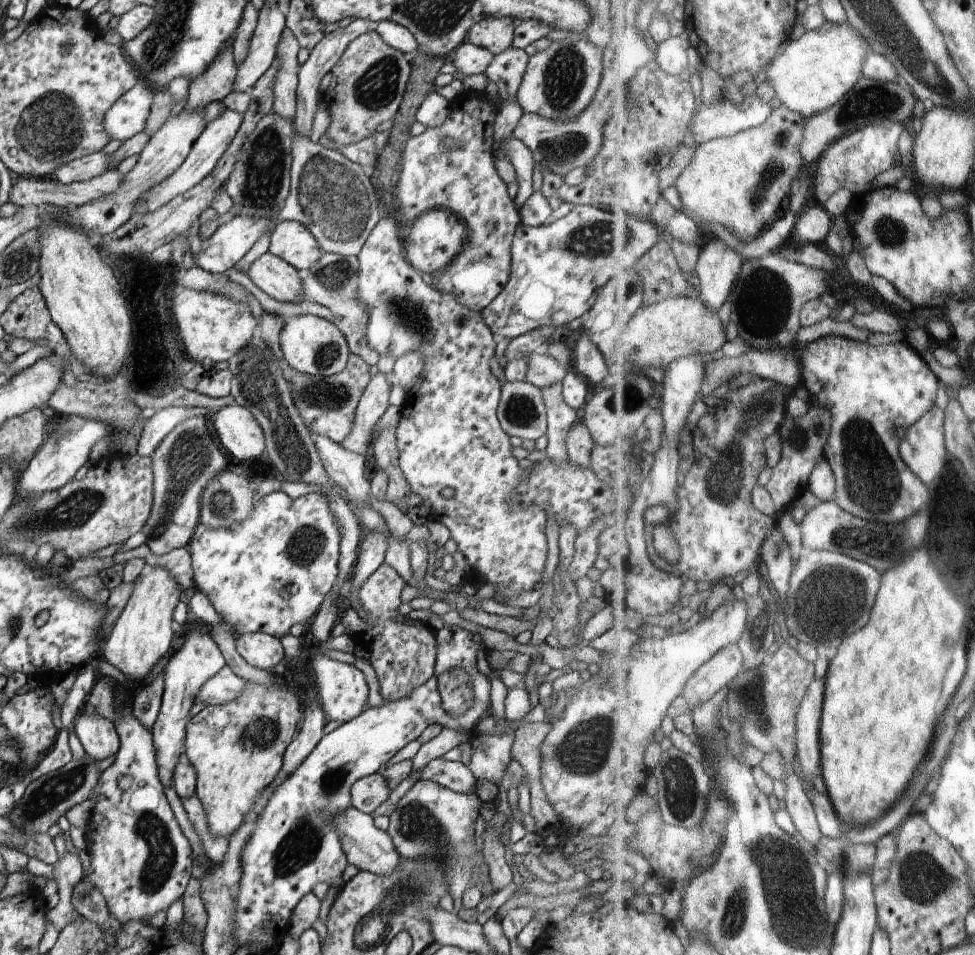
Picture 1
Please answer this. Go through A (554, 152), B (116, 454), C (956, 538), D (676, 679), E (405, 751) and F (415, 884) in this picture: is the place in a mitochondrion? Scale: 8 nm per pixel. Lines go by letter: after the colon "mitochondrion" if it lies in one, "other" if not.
A: mitochondrion
B: other
C: other
D: other
E: other
F: mitochondrion

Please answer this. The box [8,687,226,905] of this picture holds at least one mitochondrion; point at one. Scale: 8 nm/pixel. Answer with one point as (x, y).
(149, 828)

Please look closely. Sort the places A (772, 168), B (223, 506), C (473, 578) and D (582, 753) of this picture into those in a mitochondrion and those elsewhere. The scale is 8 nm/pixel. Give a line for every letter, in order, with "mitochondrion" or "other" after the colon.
A: mitochondrion
B: mitochondrion
C: other
D: mitochondrion

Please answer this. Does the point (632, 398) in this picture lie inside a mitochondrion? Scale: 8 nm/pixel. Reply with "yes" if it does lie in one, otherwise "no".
yes

